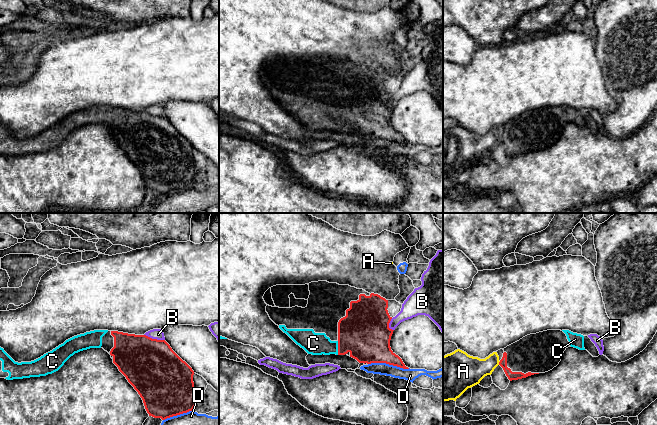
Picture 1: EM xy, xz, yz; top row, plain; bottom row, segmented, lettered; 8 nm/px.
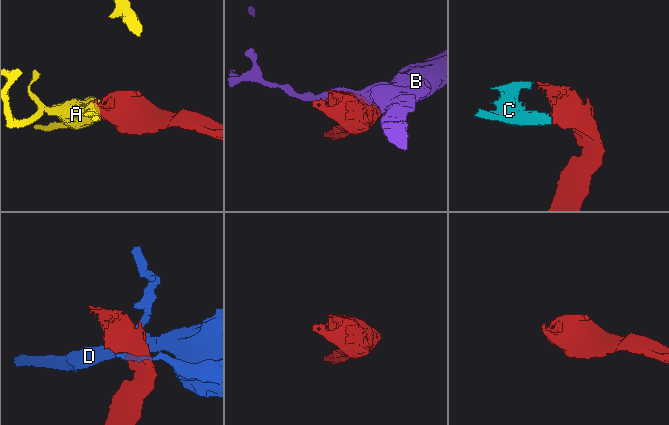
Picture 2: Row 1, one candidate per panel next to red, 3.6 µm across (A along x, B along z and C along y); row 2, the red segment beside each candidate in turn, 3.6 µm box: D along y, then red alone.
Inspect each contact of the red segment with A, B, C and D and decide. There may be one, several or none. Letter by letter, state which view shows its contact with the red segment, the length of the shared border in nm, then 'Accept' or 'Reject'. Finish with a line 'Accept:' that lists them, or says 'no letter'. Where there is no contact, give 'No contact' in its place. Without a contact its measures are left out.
A: Touches red in yz. Shared border 40 nm. Reject
B: Touches red in xy. Shared border 180 nm. Reject
C: Touches red in xz. Shared border 110 nm. Accept
D: Touches red in xz. Shared border 340 nm. Reject
Accept: C

